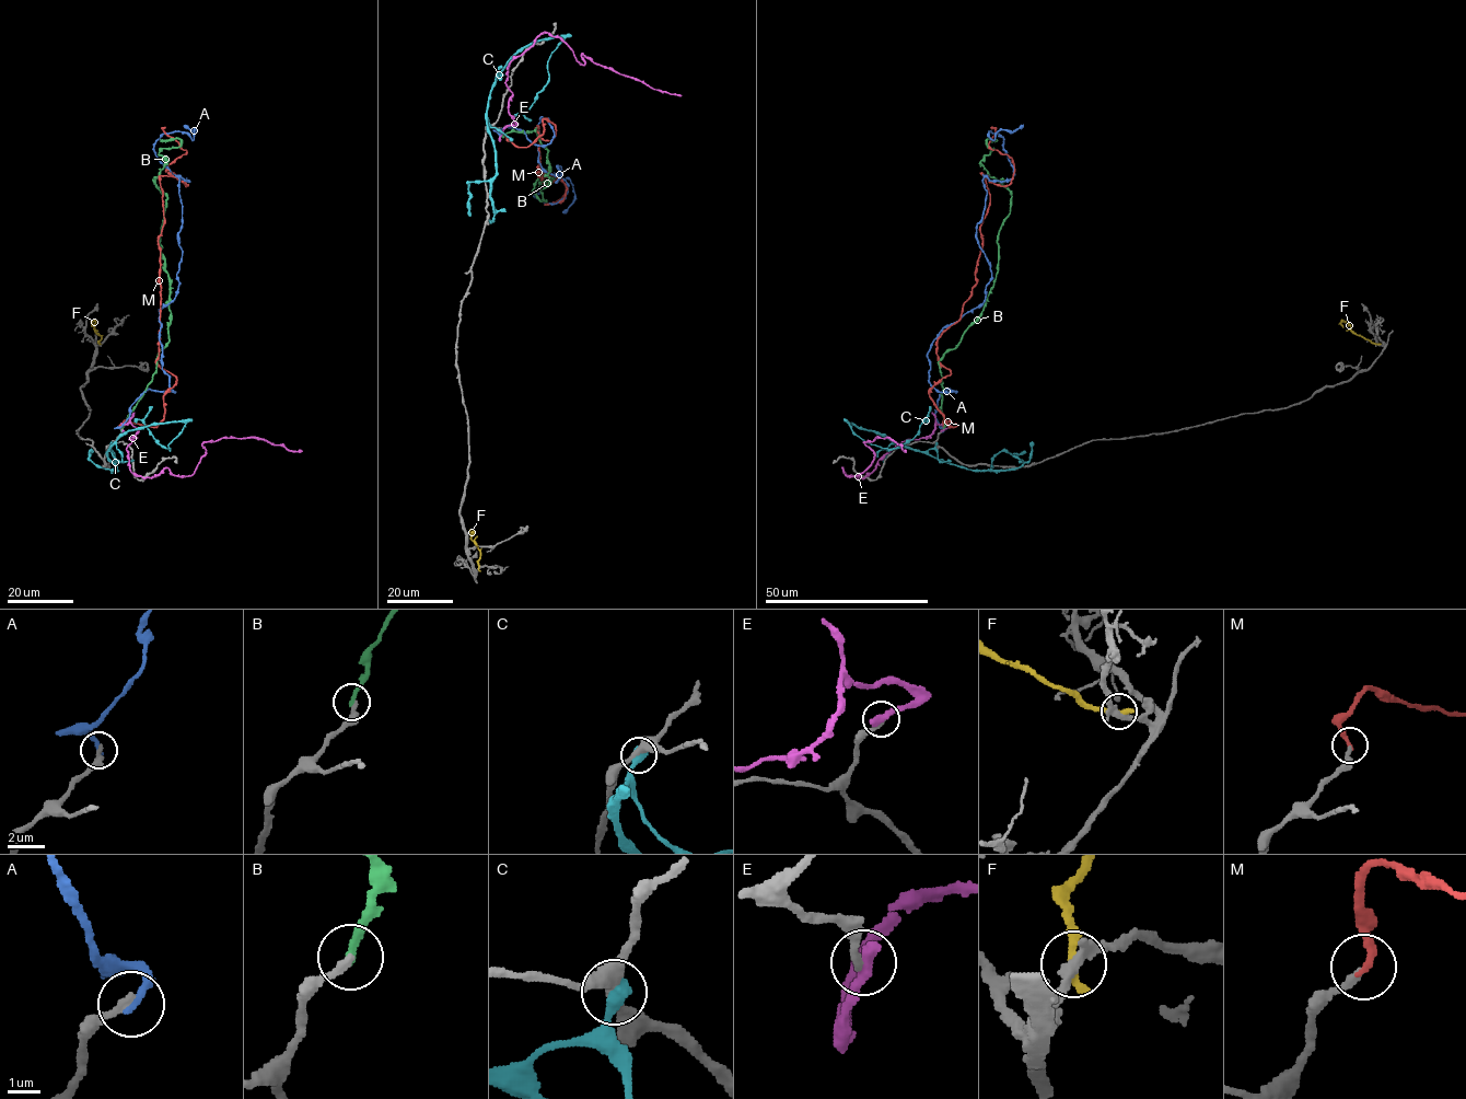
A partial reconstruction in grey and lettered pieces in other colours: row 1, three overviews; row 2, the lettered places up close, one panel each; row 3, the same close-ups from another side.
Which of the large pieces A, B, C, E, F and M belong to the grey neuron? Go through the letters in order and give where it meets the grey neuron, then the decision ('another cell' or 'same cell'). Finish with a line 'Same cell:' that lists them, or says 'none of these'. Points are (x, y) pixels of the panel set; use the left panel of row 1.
A: (121, 431) | another cell
B: (121, 430) | another cell
C: (112, 443) | another cell
E: (123, 430) | another cell
F: (100, 344) | another cell
M: (121, 430) | same cell
Same cell: M

